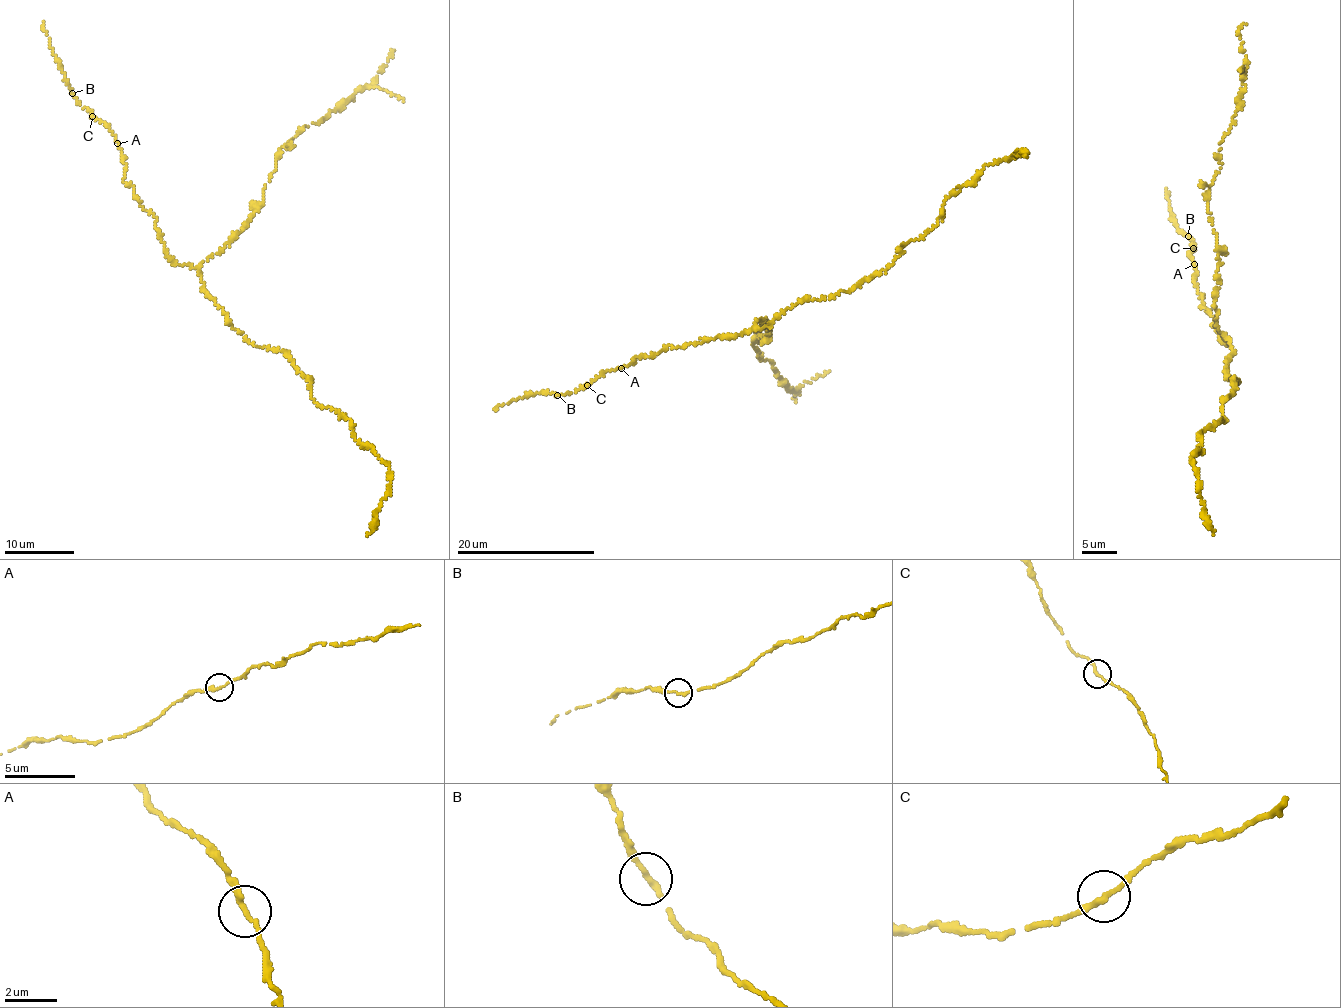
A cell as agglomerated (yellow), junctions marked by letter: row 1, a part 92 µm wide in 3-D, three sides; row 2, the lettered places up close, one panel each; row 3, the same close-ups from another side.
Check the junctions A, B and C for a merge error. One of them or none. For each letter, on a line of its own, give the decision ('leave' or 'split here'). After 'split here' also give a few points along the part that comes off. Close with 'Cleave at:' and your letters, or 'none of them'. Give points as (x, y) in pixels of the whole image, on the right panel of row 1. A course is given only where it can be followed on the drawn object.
A: leave
B: leave
C: leave
Cleave at: none of them

